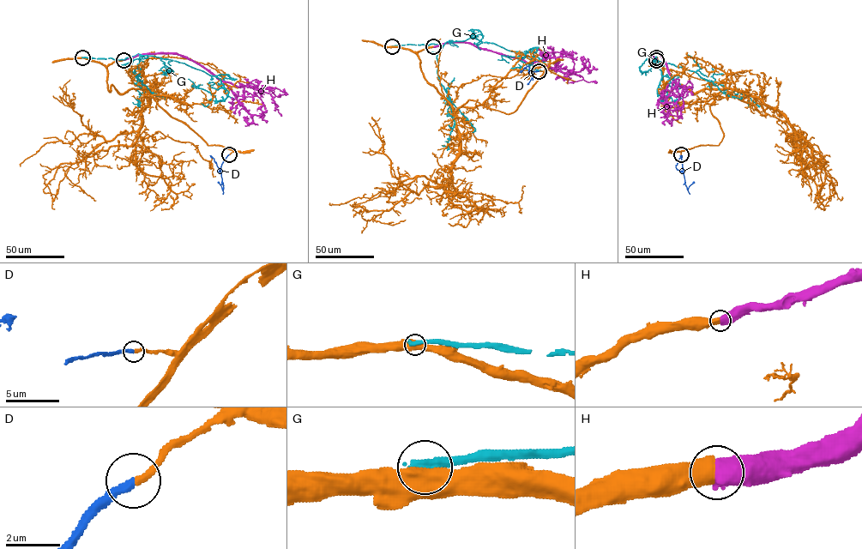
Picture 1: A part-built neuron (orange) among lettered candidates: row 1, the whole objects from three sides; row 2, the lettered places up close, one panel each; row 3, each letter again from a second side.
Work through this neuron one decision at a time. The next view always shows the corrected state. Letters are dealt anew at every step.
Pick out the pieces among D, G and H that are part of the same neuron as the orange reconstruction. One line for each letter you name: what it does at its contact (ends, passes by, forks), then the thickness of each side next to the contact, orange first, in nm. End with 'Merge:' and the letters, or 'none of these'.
H: It ends there. Thickness 650 nm (orange) against 700 nm
Merge: H

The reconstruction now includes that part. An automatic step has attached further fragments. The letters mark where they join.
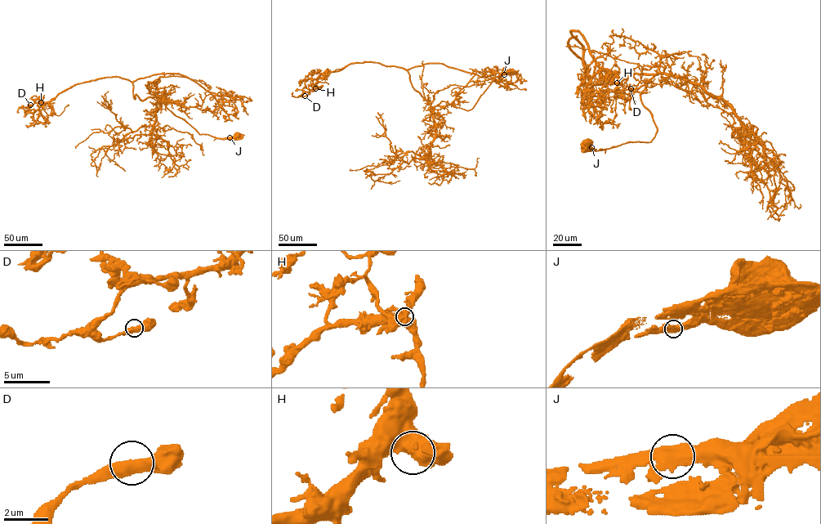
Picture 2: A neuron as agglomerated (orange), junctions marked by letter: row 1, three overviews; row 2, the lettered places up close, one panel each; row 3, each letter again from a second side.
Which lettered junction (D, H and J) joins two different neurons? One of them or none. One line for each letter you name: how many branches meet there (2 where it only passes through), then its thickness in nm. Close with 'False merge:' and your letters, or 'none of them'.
False merge: none of them

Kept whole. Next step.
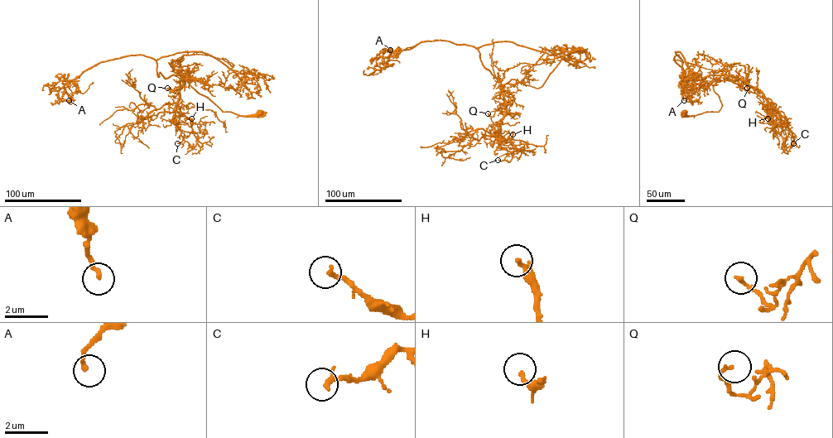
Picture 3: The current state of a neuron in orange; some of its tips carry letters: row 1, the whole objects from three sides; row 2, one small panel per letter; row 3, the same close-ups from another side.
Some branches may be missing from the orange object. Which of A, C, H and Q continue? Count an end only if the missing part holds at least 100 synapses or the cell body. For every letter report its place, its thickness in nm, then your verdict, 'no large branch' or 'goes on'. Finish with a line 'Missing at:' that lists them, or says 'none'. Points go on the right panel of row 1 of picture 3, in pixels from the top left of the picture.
A: place (684, 100); calibre 180 nm; no large branch
C: place (793, 143); calibre 240 nm; no large branch
H: place (767, 118); calibre 180 nm; no large branch
Q: place (747, 88); calibre 150 nm; no large branch
Missing at: none

